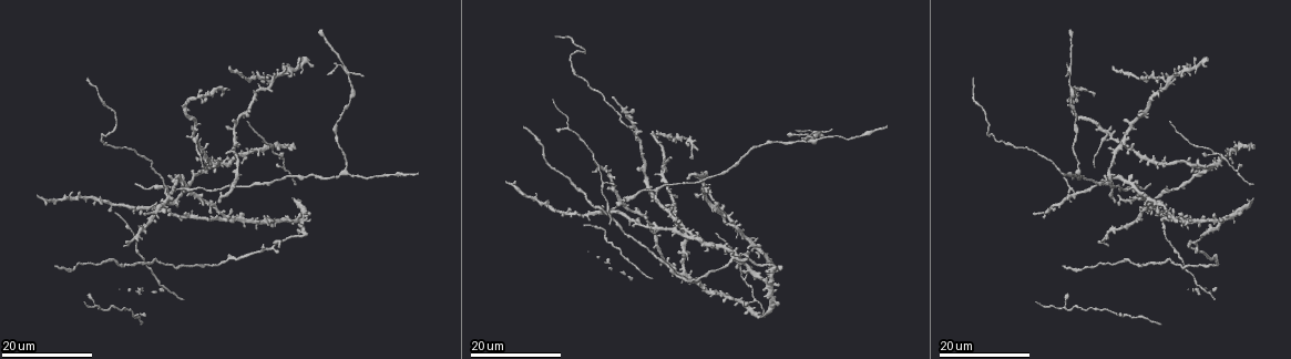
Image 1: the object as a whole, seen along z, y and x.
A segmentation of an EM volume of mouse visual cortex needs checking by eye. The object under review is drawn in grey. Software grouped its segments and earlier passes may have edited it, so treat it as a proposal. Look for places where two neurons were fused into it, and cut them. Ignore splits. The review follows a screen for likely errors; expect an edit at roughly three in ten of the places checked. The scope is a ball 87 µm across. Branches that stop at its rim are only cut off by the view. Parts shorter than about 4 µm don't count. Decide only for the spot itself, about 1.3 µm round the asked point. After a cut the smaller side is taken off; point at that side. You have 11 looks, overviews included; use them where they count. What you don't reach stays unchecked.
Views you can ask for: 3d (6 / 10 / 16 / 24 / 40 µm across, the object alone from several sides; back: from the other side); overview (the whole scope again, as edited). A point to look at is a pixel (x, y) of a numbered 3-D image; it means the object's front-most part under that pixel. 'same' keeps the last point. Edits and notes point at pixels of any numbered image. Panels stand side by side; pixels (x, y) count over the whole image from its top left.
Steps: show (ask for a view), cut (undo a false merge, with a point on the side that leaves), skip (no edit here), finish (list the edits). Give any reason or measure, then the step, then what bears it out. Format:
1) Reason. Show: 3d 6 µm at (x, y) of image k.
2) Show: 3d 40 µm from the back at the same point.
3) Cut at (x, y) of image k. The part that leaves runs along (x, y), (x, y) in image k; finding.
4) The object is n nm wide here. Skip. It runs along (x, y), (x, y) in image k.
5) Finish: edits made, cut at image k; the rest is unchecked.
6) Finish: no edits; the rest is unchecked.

A fork. Show: 3d 24 µm at (625, 215) of image 1.

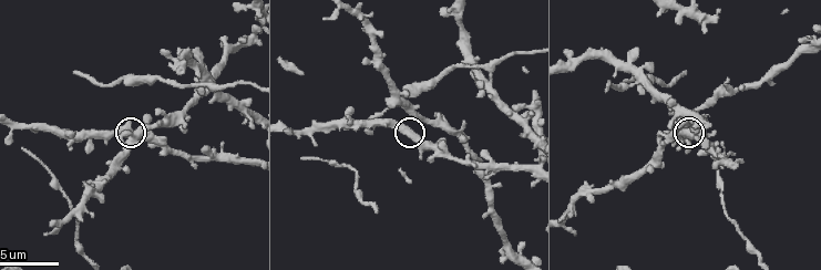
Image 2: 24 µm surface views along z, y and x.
Zoom in. Show: 3d 10 µm at (686, 131) of image 2.

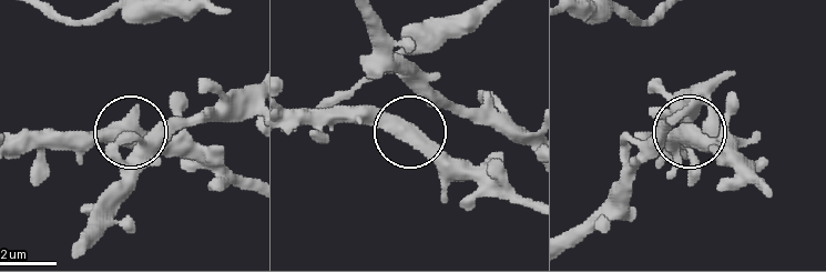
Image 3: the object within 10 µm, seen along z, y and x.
The object is 430 nm wide here. Skip. It runs along (530, 208), (451, 167), (408, 131), (310, 122) in image 3; continuous, no second neuron.

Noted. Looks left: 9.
Show: 3d 16 µm at (31, 129) of image 2.

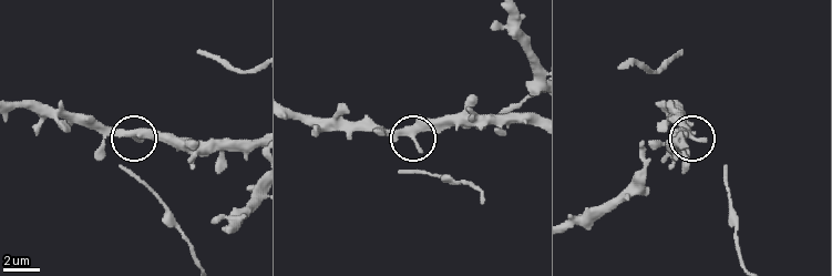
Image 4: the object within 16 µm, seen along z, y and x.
Skip. It runs along (533, 125), (449, 122), (412, 138), (369, 131) in image 4; all the same neuron.

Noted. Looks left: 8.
Four-way junction. Show: 3d 10 µm at (205, 80) of image 2.

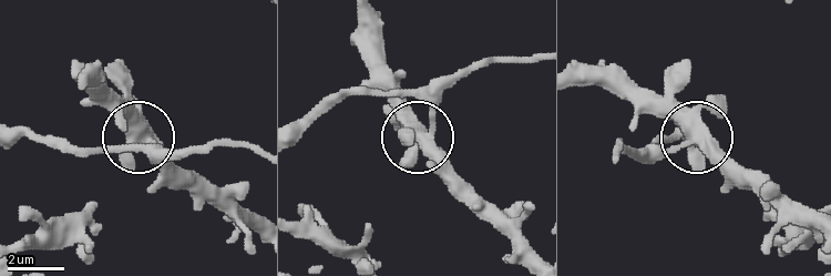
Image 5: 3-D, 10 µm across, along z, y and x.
Cut at (168, 153) of image 5. The part that leaves runs along (670, 151), (618, 149) in image 5; a second neuron is stuck on.

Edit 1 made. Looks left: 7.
See it whole again. Show: overview.

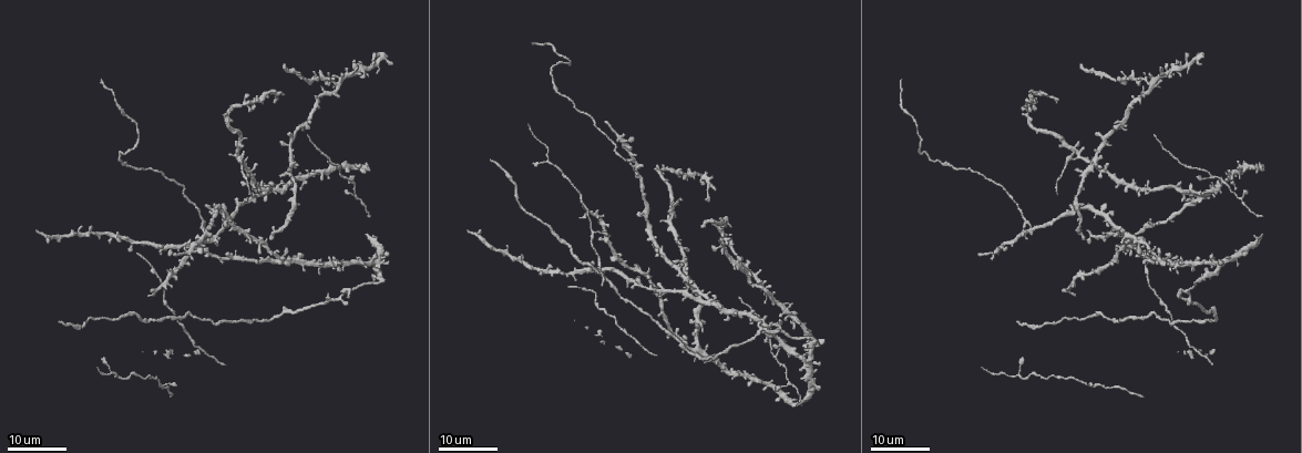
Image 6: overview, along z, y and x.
Show: 3d 24 µm at (1125, 131) of image 6.

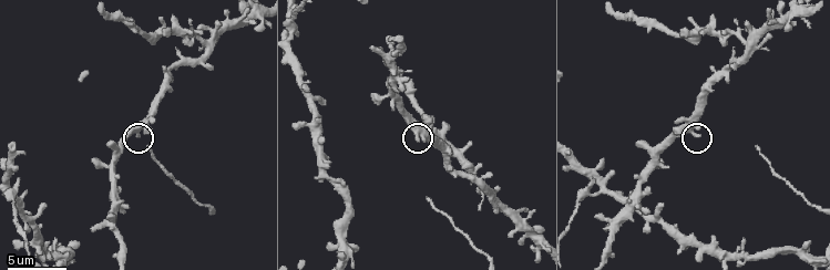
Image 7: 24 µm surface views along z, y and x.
Show: 3d 10 µm at (137, 134) of image 7.

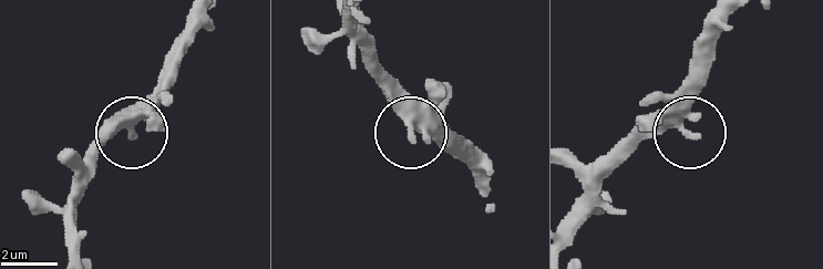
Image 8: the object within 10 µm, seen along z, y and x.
Skip. One neuron here.

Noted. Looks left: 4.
Four arms meet. Show: 3d 24 µm at (1200, 277) of image 6.

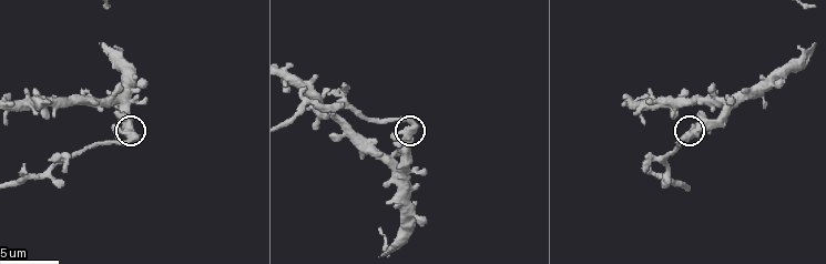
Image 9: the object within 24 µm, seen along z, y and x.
Show: 3d 6 µm at (127, 135) of image 9.

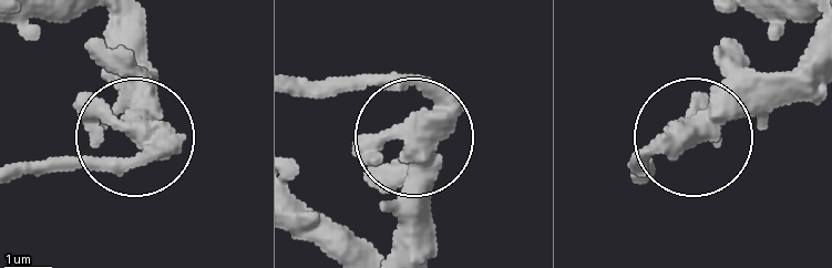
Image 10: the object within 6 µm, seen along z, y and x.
4 arms meet here. Cut at (114, 171) of image 10. The part that leaves runs along (173, 137), (117, 162), (22, 162) in image 10; a second neuron is stuck on.

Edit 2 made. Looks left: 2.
Finish: edits made, cut at image 5, cut at image 10; the rest is unchecked.

